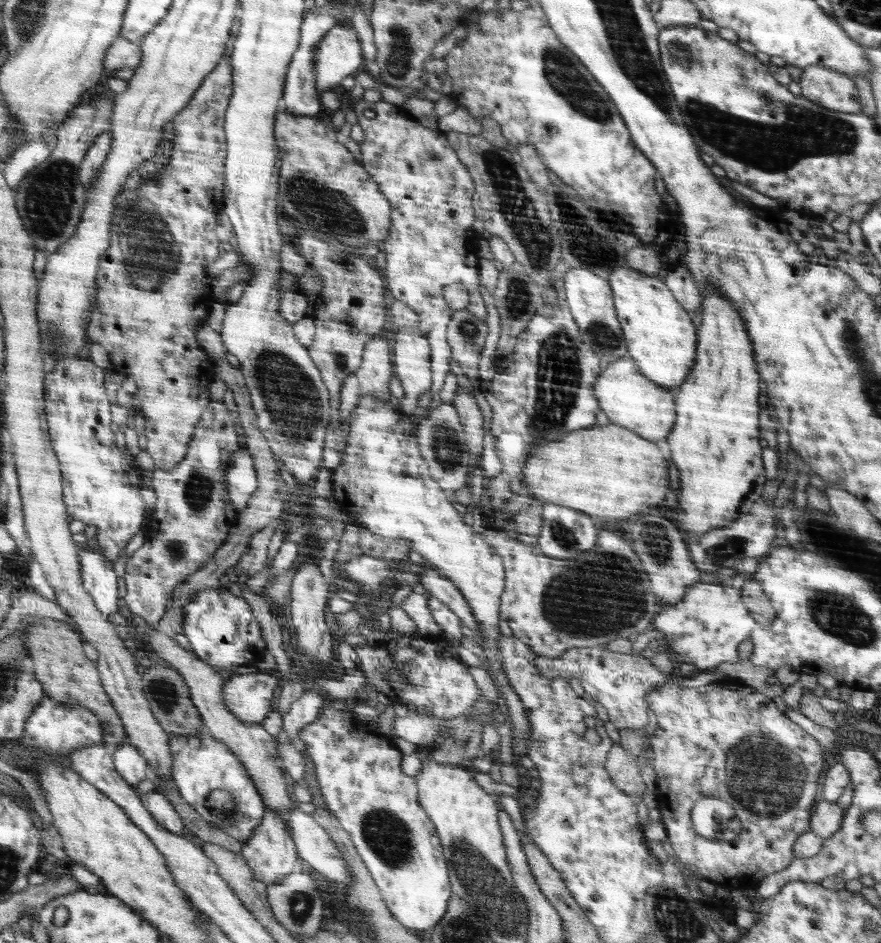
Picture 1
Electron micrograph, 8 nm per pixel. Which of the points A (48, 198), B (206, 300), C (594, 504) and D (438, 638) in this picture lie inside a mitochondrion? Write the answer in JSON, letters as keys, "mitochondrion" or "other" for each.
{"A":"mitochondrion","B":"other","C":"other","D":"other"}

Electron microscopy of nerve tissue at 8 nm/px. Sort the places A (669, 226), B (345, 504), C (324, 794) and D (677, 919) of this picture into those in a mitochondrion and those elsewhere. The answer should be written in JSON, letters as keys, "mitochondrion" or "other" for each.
{"A":"other","B":"other","C":"other","D":"mitochondrion"}

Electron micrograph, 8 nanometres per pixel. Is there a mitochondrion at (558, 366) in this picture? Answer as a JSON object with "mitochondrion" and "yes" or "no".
{"mitochondrion":"yes"}

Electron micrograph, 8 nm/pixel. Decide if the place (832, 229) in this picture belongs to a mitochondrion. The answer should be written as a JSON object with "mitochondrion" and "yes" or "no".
{"mitochondrion":"no"}

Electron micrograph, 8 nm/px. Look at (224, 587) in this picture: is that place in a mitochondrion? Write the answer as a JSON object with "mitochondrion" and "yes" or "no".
{"mitochondrion":"no"}

